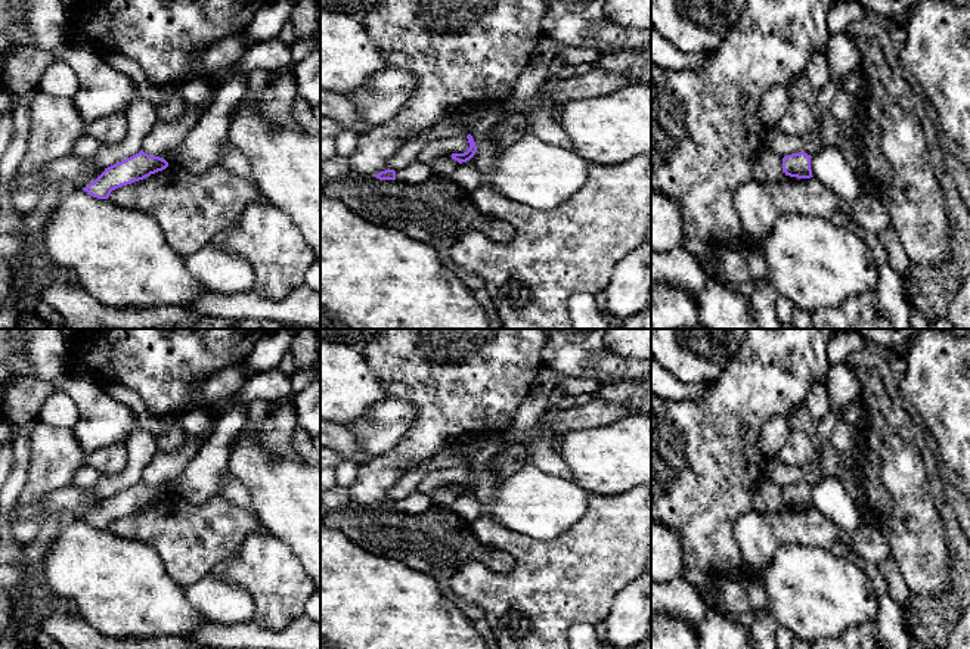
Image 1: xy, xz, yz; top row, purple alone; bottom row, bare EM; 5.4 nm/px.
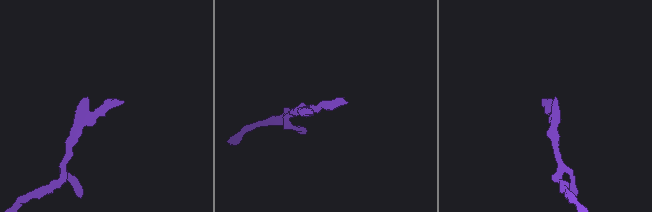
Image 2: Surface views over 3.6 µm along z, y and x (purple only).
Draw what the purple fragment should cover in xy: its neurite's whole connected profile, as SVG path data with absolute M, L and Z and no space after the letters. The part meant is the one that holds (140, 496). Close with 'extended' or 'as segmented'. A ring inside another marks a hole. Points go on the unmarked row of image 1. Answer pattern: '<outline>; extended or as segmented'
M140 481L139 484L105 499L105 502L83 521L93 528L108 530L112 521L143 510L167 497L168 493L165 490L151 487Z; as segmented

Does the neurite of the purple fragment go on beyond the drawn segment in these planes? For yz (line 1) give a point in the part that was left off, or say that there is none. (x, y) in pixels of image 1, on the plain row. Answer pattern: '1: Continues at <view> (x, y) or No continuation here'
1: No continuation here

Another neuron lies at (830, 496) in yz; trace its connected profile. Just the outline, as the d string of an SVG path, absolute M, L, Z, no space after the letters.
M828 476L811 488L812 506L845 532L855 532L861 525L859 510L843 482Z

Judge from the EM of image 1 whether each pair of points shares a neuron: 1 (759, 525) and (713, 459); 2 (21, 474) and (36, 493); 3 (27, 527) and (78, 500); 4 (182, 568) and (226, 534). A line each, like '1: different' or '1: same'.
1: different
2: different
3: same
4: same

